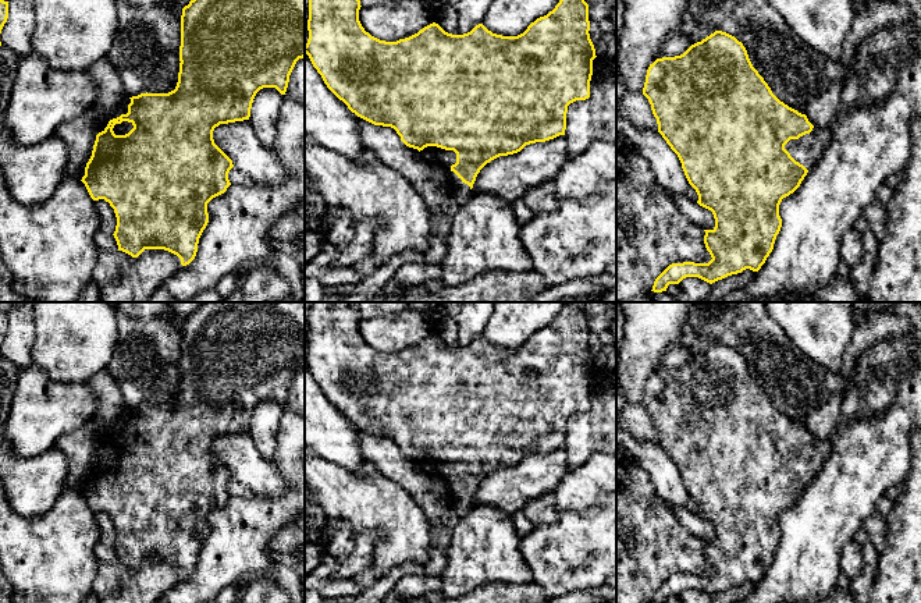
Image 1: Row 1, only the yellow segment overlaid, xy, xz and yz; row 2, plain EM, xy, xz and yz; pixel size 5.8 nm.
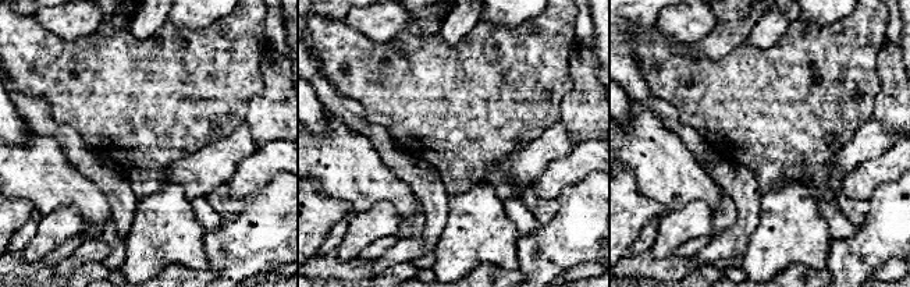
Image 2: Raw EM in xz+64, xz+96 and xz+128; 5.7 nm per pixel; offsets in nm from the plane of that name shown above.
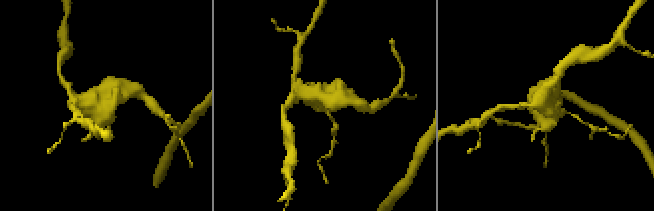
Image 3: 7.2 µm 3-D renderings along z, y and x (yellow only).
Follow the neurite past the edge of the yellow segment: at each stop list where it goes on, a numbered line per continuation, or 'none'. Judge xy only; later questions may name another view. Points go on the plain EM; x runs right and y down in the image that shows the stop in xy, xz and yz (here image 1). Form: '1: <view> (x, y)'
1: xy (123, 440)

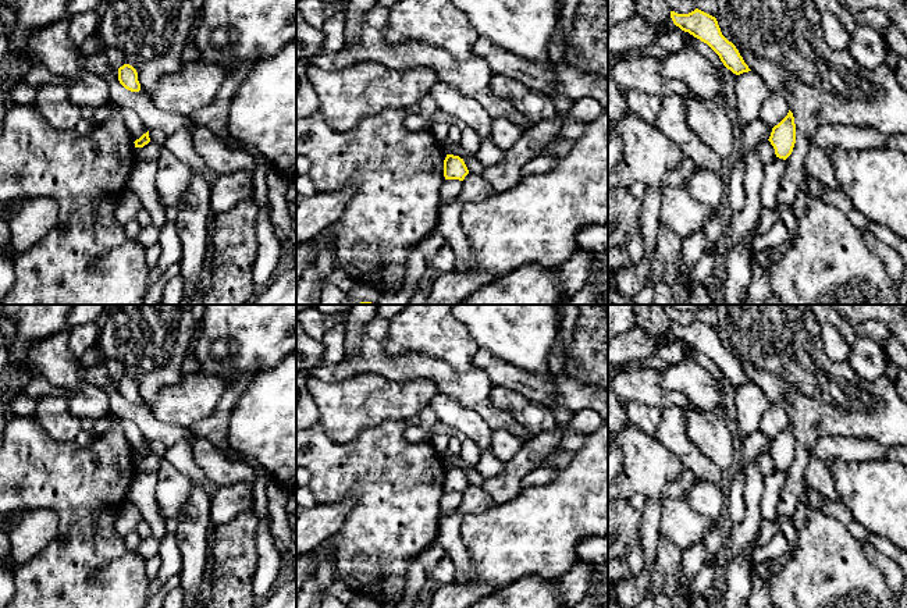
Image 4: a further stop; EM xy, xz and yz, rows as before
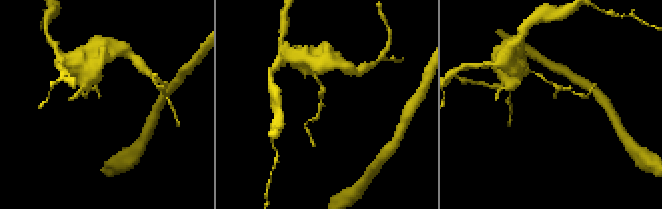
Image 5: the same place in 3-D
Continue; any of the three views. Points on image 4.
none

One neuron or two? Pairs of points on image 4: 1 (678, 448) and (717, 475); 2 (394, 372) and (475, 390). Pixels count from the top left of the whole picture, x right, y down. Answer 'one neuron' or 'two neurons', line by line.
1: one neuron
2: one neuron

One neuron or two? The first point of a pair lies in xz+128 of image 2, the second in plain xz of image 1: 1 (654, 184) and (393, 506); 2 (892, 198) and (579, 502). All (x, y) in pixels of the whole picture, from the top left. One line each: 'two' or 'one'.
1: one
2: two

